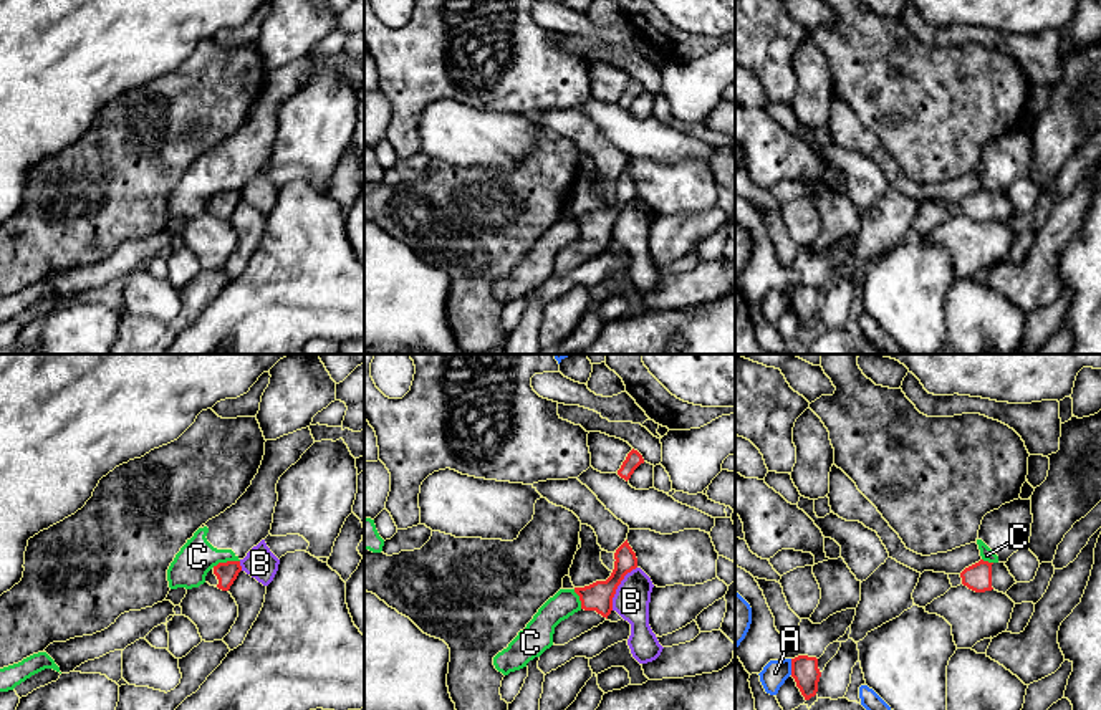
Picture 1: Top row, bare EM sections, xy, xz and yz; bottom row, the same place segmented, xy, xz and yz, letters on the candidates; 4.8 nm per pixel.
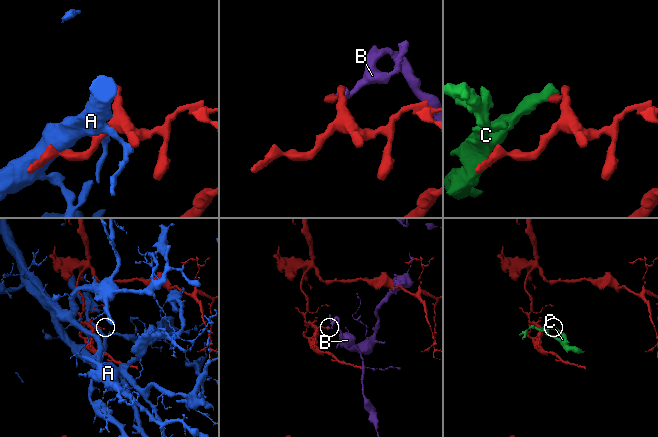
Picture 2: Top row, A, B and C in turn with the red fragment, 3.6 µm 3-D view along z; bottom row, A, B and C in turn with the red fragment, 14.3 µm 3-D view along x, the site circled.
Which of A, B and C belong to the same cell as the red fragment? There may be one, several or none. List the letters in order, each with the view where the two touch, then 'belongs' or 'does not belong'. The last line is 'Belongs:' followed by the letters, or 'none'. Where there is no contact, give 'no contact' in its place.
A: yz | does not belong
B: xz | does not belong
C: xy | does not belong
Belongs: none

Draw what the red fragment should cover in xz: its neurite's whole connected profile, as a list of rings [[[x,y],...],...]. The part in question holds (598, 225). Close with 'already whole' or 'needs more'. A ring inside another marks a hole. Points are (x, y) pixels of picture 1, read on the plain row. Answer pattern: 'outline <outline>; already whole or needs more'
outline [[[627,169],[614,182],[614,199],[606,210],[596,210],[584,217],[575,217],[575,222],[579,225],[581,238],[596,240],[603,247],[613,240],[613,227],[618,215],[627,202],[637,197],[637,187]]]; already whole

